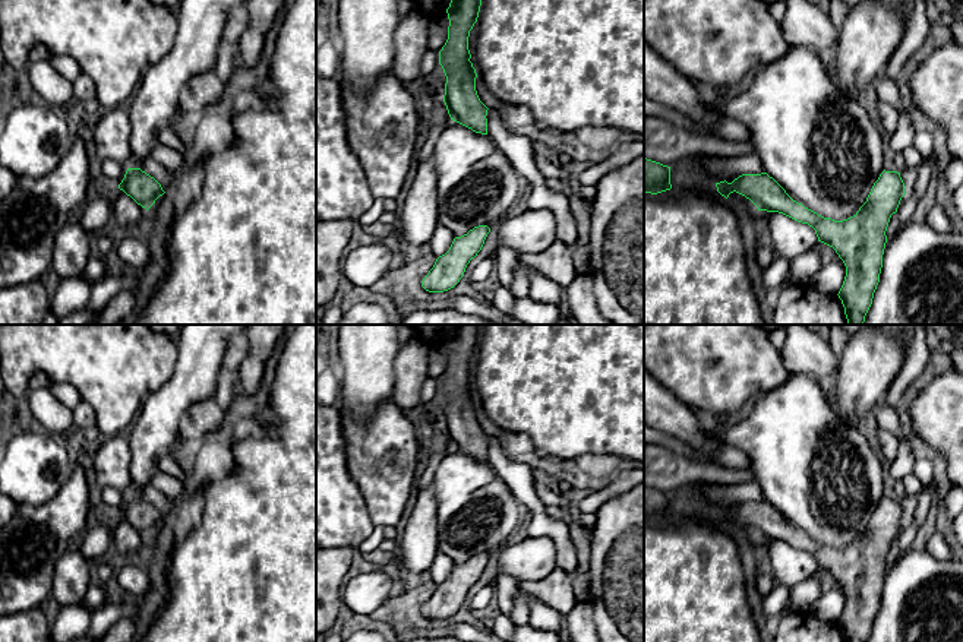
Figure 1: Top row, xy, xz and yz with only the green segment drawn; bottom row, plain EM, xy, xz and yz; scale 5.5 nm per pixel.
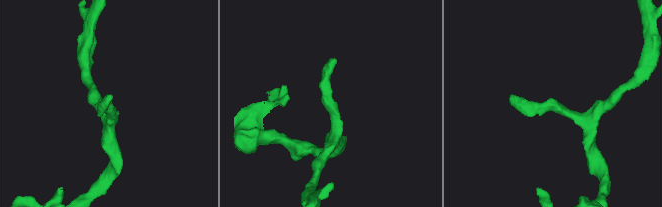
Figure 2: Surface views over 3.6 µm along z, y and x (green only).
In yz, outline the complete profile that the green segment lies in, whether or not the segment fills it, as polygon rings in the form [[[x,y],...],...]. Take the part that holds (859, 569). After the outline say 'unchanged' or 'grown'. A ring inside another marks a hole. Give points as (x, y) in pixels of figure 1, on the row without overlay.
[[[883,499],[866,529],[843,548],[824,545],[793,528],[767,500],[742,502],[732,510],[716,510],[717,519],[729,525],[736,519],[749,526],[758,538],[779,540],[815,557],[818,569],[833,575],[846,594],[839,619],[844,642],[866,642],[880,610],[887,554],[906,522],[897,499]]]; unchanged

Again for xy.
[[[127,496],[119,516],[146,538],[165,521],[161,512],[140,496]]]; unchanged

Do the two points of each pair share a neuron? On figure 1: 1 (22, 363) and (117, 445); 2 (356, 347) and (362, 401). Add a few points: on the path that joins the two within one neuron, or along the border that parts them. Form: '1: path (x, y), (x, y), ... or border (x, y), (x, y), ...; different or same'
1: border (125, 432), (109, 437); different
2: path (362, 360), (362, 388); same

